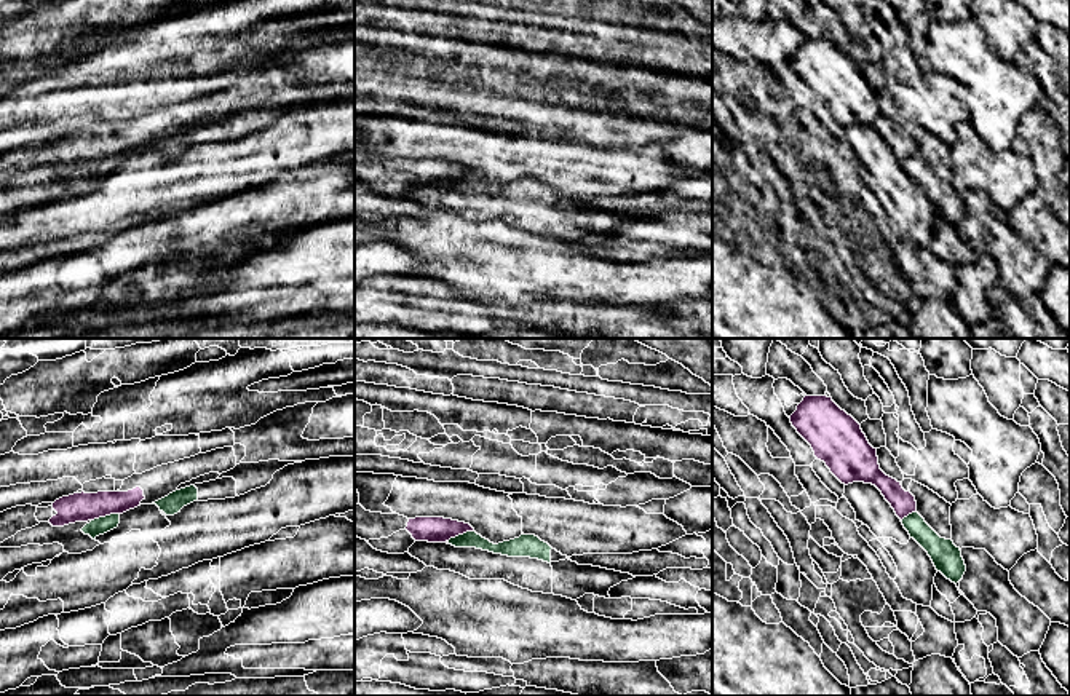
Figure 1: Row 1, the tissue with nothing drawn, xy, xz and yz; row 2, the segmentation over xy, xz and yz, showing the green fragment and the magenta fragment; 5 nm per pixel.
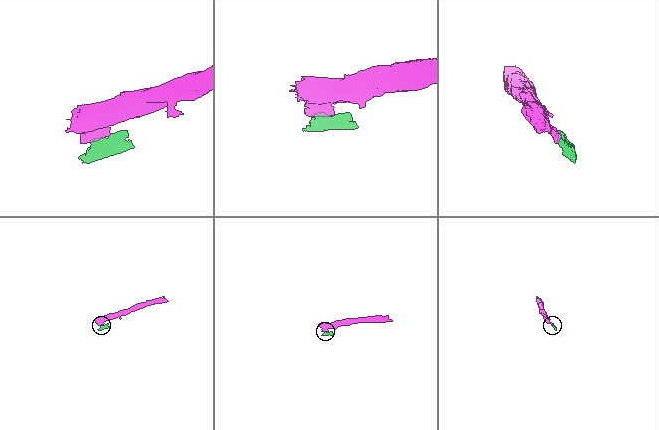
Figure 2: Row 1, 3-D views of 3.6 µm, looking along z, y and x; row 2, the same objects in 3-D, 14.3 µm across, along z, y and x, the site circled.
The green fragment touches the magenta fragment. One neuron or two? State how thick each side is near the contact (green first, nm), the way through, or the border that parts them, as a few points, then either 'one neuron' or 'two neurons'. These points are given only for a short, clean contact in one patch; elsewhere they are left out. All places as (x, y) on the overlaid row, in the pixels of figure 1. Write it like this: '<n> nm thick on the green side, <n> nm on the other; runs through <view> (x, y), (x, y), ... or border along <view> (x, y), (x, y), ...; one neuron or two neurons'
90 nm thick on the green side, 140 nm on the other; border along xy (118, 513), (91, 521); two neurons

